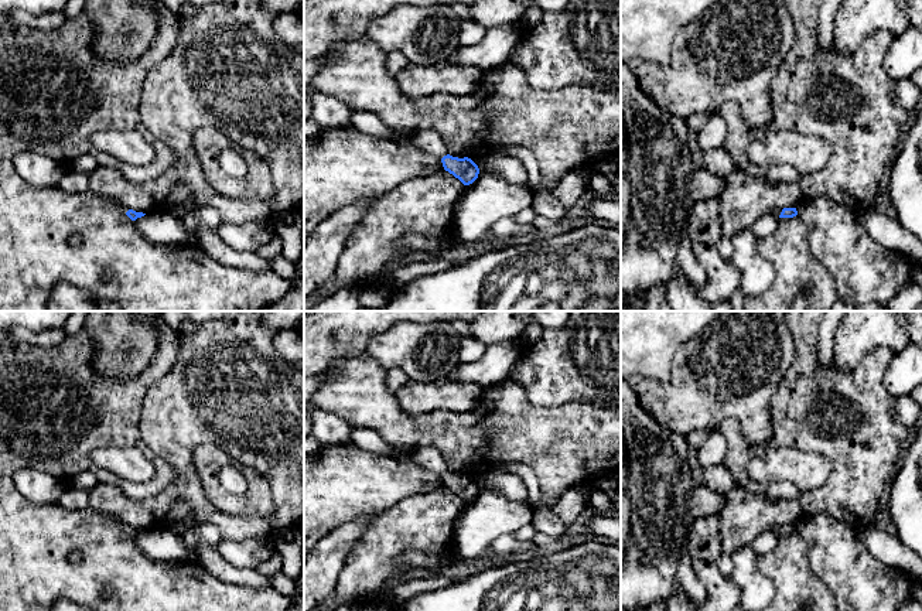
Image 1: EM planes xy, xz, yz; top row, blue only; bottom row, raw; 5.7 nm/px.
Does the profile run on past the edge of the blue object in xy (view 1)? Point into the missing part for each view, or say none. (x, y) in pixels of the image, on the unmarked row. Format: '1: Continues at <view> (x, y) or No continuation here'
1: Continues at xy (122, 525)

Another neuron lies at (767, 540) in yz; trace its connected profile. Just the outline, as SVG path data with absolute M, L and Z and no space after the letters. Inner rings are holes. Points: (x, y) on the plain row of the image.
M765 530L749 546L757 554L766 554L778 546L779 537L779 533Z

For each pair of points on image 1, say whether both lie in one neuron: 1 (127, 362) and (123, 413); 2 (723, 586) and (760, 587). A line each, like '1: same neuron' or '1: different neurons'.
1: different neurons
2: different neurons

